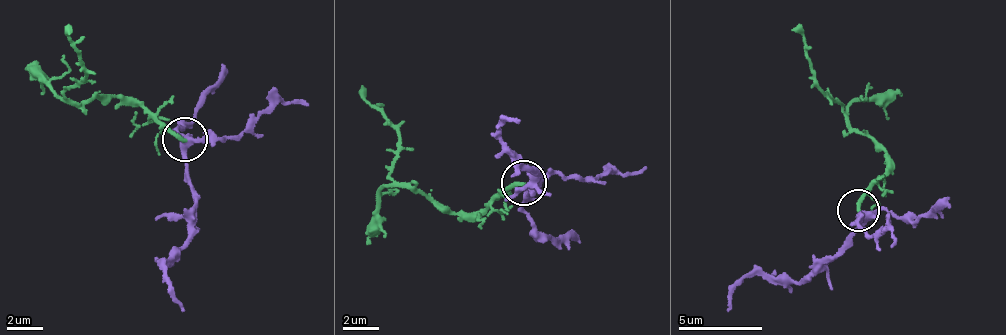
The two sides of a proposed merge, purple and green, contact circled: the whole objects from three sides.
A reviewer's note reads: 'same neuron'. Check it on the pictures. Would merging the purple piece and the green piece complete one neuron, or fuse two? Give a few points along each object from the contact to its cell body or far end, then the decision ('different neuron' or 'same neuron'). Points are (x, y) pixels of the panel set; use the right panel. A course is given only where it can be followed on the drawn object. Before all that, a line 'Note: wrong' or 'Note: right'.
Note: wrong
purple runs (858, 211), (862, 225), (816, 272), (796, 281), (742, 279), (728, 312); green runs (857, 209), (888, 160), (877, 141), (856, 130), (819, 87), (808, 46), (790, 29); different neuron

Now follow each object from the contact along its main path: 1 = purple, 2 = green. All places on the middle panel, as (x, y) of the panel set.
1: (527, 181), (530, 193), (538, 174), (524, 168), (499, 125), (519, 122)
2: (522, 181), (471, 212), (435, 209), (391, 175), (396, 134), (373, 107), (360, 84)

